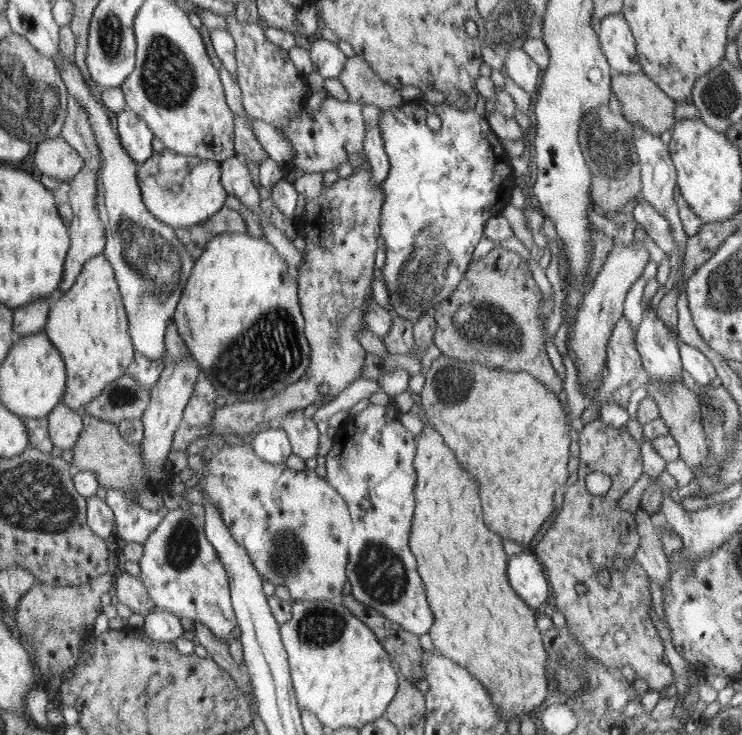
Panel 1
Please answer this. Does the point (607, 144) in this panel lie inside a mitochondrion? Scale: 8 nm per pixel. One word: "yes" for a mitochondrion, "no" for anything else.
yes

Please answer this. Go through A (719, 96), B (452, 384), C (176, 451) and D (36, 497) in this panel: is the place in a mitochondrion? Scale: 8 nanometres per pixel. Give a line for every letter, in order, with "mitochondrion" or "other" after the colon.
A: mitochondrion
B: mitochondrion
C: other
D: mitochondrion

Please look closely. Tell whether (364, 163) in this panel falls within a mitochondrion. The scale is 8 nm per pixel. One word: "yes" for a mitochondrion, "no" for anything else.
no

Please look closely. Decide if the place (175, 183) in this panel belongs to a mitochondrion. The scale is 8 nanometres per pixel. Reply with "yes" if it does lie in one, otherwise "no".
yes

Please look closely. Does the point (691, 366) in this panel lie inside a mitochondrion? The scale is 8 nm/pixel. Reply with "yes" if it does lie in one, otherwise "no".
no

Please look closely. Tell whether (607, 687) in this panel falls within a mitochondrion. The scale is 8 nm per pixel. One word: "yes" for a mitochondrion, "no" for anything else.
yes

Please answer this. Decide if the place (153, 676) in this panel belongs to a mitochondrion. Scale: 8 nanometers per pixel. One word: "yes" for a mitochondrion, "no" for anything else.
yes

